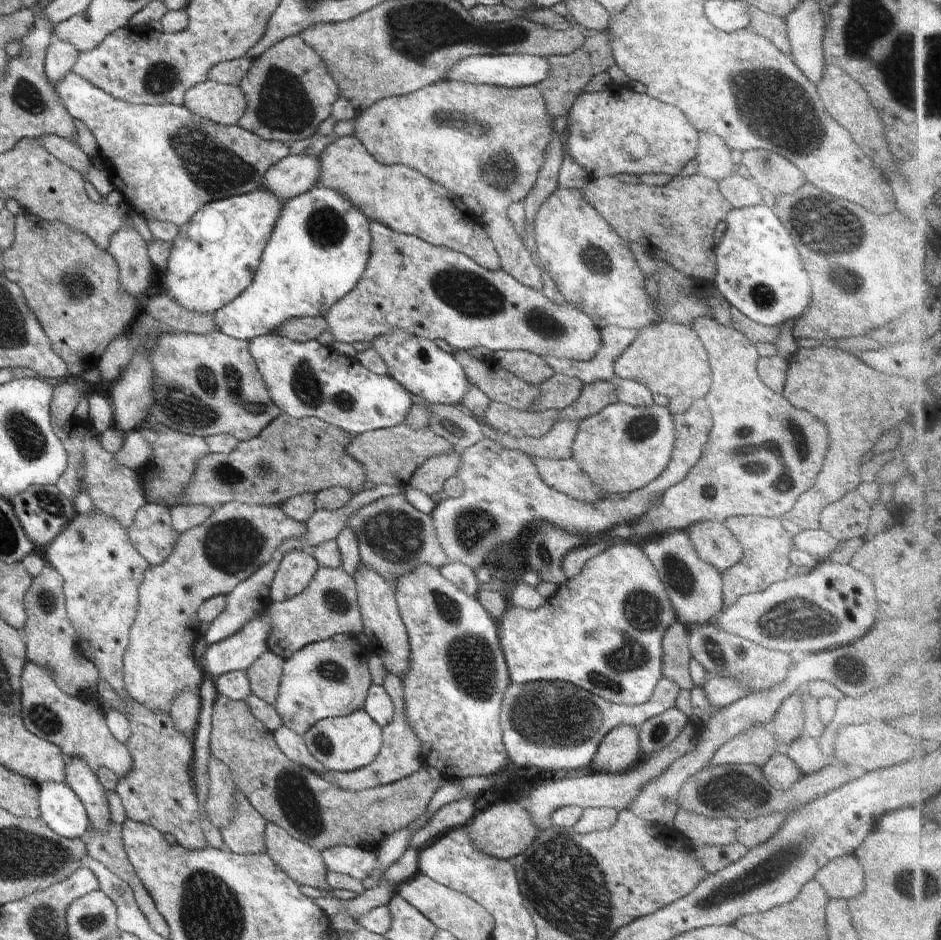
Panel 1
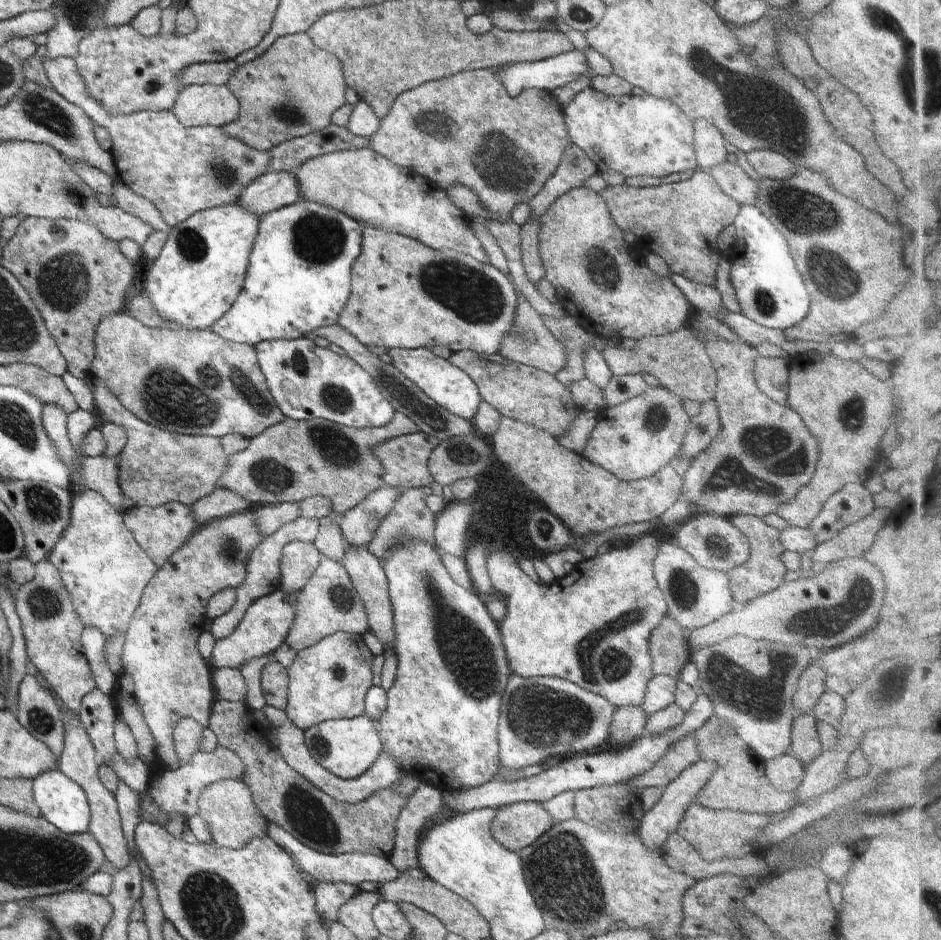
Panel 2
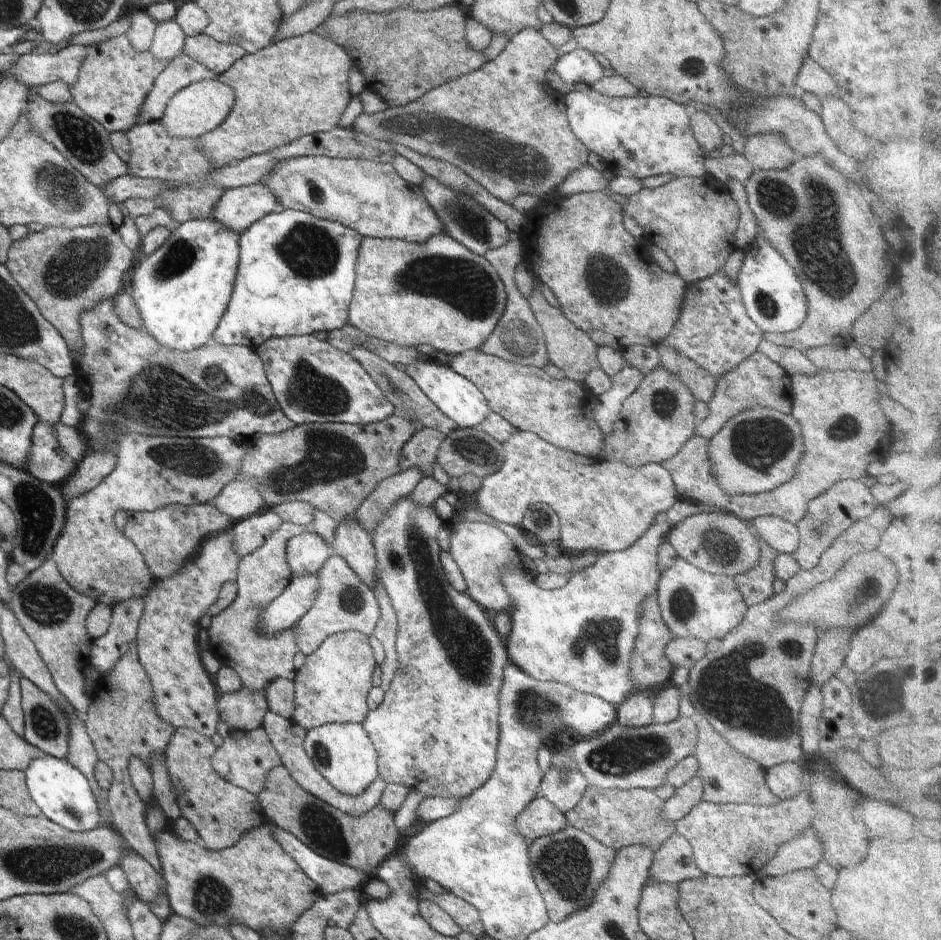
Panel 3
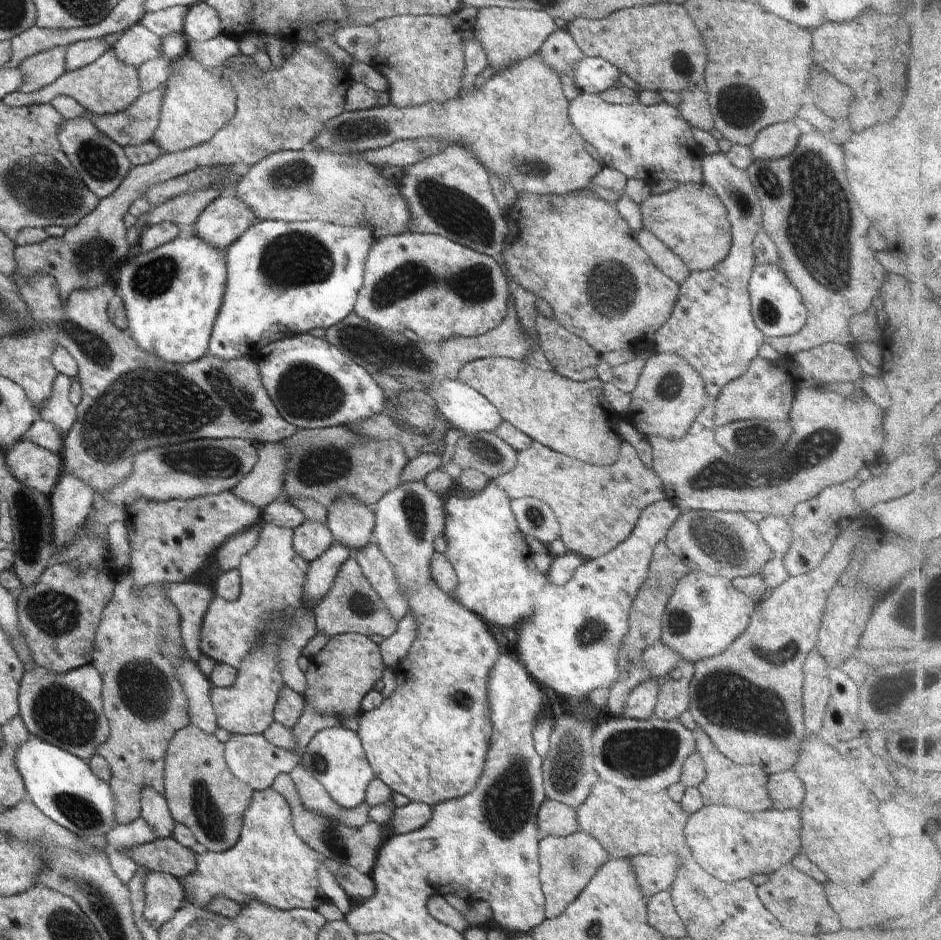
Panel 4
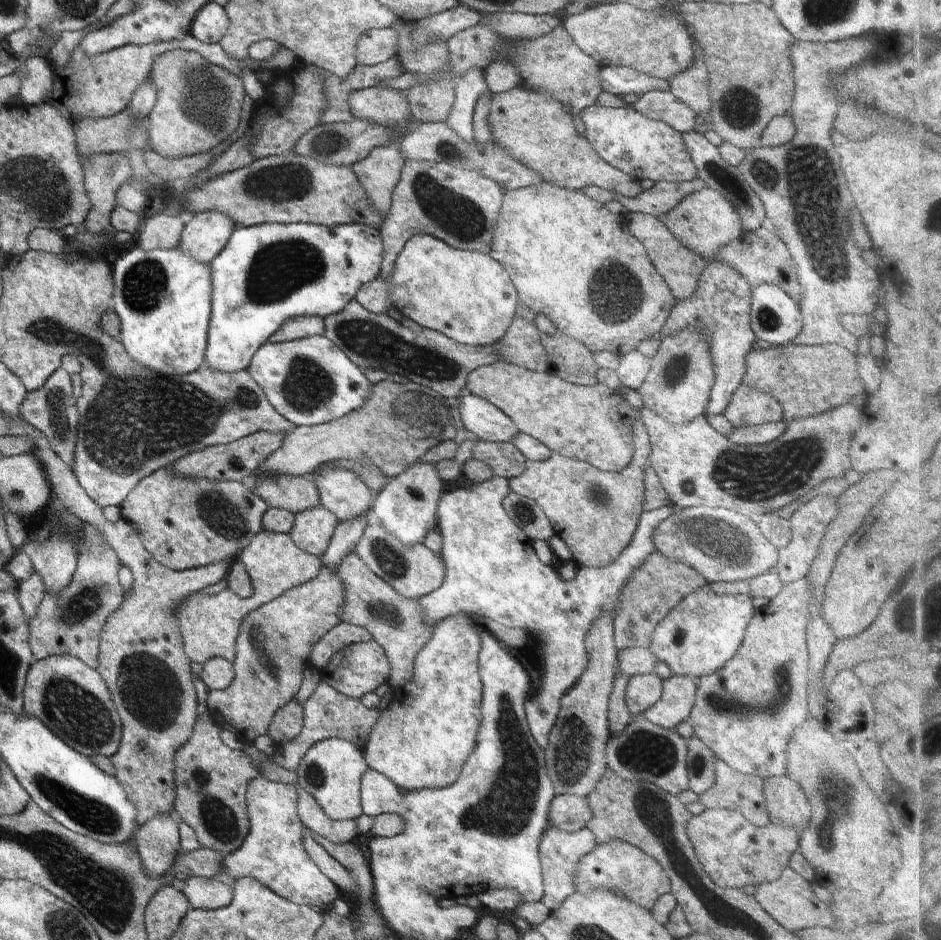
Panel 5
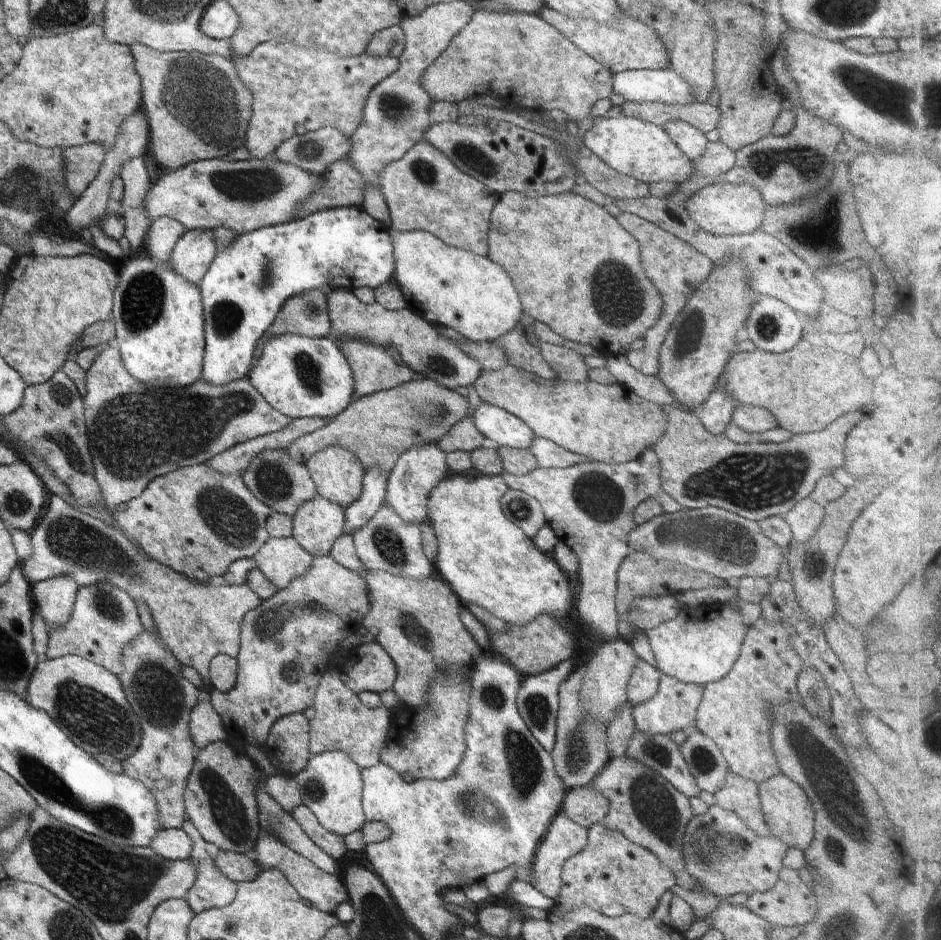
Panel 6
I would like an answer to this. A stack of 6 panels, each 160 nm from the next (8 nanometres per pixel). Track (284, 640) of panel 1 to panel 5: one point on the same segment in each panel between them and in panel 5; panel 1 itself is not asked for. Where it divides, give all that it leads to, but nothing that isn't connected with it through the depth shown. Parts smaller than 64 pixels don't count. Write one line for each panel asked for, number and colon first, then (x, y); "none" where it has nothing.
2: (328, 603)
3: (344, 602)
4: (351, 605)
5: (397, 623)

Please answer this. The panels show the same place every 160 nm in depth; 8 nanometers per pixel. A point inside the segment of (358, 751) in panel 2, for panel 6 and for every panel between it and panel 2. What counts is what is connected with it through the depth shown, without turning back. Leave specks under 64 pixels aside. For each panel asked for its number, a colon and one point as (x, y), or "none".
3: (342, 753)
4: (335, 757)
5: (331, 772)
6: (331, 786)

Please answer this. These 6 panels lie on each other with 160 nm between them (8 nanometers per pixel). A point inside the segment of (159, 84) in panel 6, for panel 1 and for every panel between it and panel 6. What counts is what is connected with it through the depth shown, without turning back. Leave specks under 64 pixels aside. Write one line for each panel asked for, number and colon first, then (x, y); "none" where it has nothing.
1: (220, 103)
2: (196, 105)
3: (200, 107)
4: (198, 102)
5: (198, 104)

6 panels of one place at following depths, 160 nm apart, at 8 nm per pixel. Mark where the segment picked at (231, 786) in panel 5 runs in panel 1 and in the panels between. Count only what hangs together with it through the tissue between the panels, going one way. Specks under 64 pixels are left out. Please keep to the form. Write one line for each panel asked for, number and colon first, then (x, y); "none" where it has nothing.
1: (245, 833)
2: (226, 806)
3: (221, 812)
4: (201, 792)

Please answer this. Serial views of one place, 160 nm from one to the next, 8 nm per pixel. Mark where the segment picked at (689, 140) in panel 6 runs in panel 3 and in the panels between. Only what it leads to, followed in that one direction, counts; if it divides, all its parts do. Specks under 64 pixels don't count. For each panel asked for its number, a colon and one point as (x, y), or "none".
3: (714, 331)
4: (711, 325)
5: (718, 175)

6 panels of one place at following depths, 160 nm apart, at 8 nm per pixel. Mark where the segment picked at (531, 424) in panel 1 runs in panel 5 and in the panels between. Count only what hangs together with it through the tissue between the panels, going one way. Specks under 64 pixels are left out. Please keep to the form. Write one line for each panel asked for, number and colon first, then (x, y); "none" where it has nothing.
2: (589, 500)
3: (603, 506)
4: (597, 507)
5: (596, 513)

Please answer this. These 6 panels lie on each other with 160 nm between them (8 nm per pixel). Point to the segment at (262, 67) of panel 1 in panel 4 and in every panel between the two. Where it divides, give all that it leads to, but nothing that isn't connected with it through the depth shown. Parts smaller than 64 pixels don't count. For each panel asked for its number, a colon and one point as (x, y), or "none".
2: (292, 90)
3: (299, 86)
4: (283, 109)

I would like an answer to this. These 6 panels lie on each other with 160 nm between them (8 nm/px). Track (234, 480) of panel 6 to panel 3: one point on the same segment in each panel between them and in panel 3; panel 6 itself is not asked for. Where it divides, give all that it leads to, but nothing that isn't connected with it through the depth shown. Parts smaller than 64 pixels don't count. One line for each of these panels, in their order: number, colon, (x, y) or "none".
3: (167, 537)
4: (171, 540)
5: (184, 522)

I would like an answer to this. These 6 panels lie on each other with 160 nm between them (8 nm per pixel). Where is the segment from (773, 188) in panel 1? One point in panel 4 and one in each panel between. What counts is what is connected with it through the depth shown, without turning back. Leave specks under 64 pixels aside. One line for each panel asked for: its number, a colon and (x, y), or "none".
2: (767, 163)
3: (766, 151)
4: (777, 140)

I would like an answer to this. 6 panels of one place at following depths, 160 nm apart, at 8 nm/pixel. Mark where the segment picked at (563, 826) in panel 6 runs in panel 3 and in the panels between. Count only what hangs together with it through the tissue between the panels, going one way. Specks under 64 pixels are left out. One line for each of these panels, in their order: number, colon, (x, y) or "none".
3: (567, 866)
4: (567, 863)
5: (559, 851)

